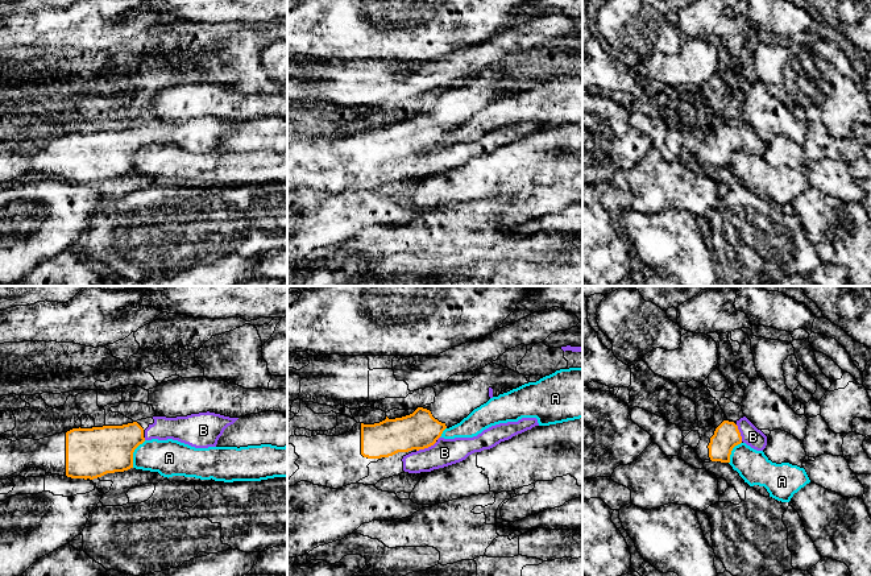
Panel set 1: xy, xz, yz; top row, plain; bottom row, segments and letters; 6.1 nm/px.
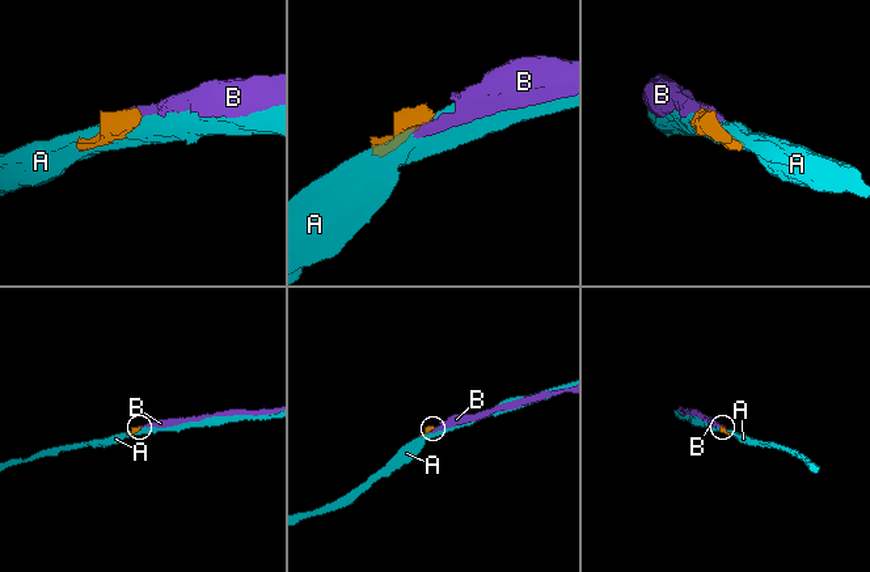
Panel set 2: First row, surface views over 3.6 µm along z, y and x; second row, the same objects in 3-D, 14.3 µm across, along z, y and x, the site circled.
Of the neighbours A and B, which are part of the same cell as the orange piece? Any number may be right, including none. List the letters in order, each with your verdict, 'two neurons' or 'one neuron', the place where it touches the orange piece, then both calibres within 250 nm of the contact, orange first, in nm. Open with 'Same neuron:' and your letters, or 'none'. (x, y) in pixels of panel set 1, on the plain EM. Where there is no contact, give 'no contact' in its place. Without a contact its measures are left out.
Same neuron: B
A: two neurons; meets orange in xy at (132, 158); 300 nm thick on the orange side, 220 nm on the other
B: one neuron; meets orange in xz at (426, 152); 220 nm thick on the orange side, 170 nm on the other

